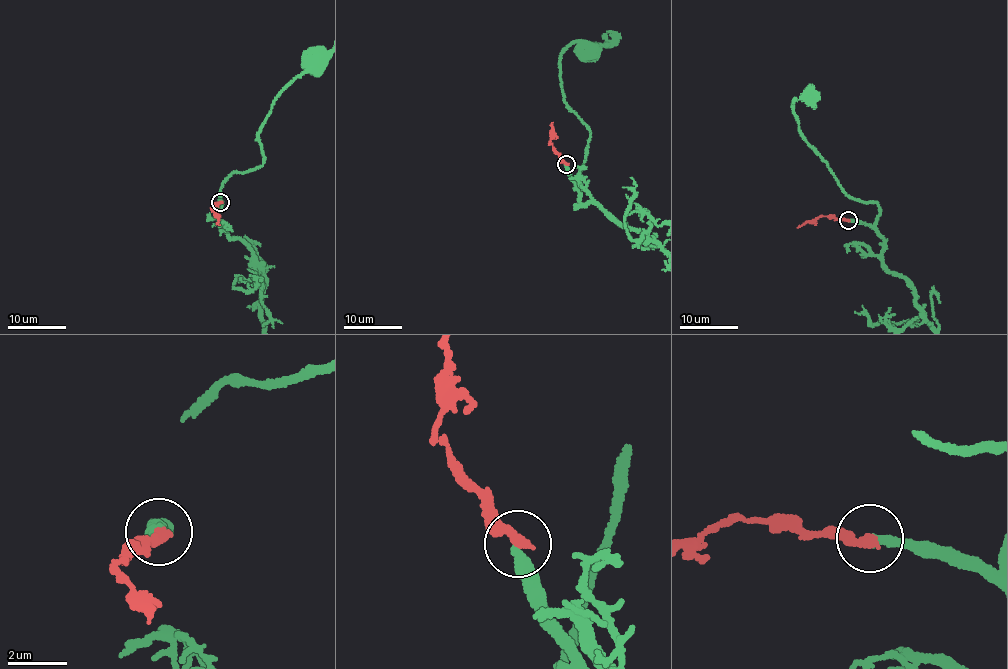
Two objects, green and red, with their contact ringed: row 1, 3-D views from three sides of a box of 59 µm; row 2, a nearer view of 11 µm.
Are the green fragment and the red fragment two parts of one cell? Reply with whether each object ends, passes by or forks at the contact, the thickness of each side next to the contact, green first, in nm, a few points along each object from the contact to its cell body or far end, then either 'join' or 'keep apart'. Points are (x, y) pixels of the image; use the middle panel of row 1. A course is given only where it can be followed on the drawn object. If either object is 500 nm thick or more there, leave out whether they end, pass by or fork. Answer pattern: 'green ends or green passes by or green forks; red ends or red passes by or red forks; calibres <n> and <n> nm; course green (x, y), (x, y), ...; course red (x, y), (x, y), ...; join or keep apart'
green ends; red ends; calibres 360 and 320 nm; course green (565, 165), (575, 188), (590, 134), (564, 102), (558, 63), (571, 44), (580, 41), (585, 57), (588, 51); course red (565, 165), (550, 142), (553, 122); keep apart

